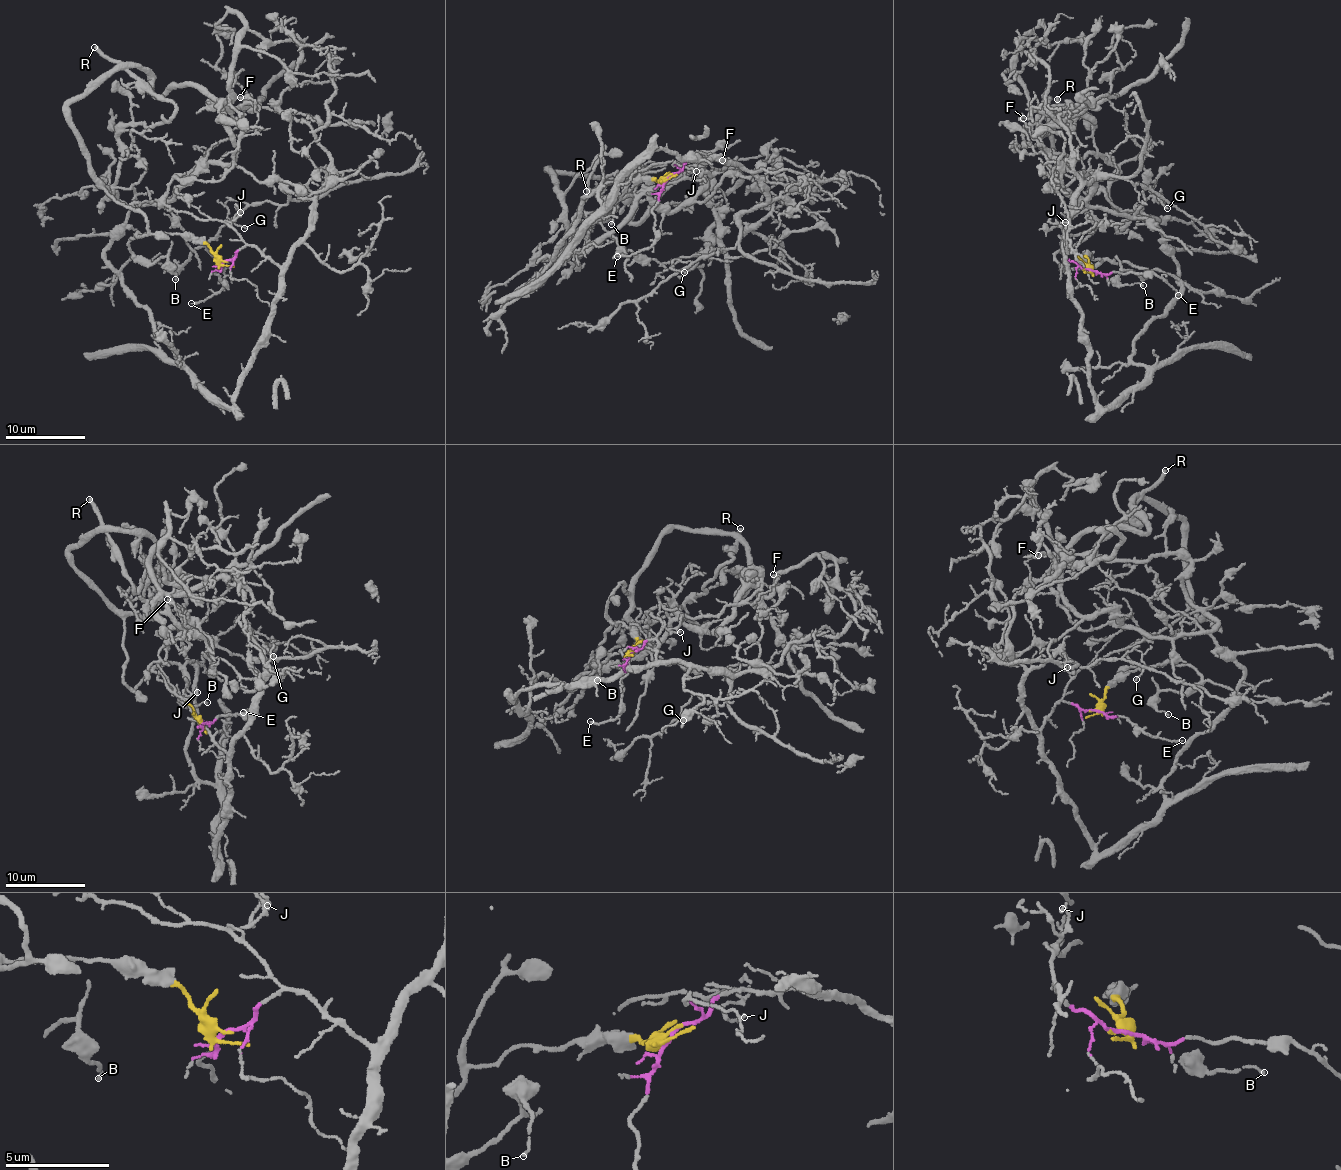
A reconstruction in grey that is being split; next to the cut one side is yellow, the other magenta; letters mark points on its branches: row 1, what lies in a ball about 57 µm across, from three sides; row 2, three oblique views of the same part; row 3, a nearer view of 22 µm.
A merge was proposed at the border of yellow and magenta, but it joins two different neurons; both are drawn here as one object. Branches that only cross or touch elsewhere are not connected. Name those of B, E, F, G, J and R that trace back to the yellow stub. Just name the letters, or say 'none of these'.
B, R

